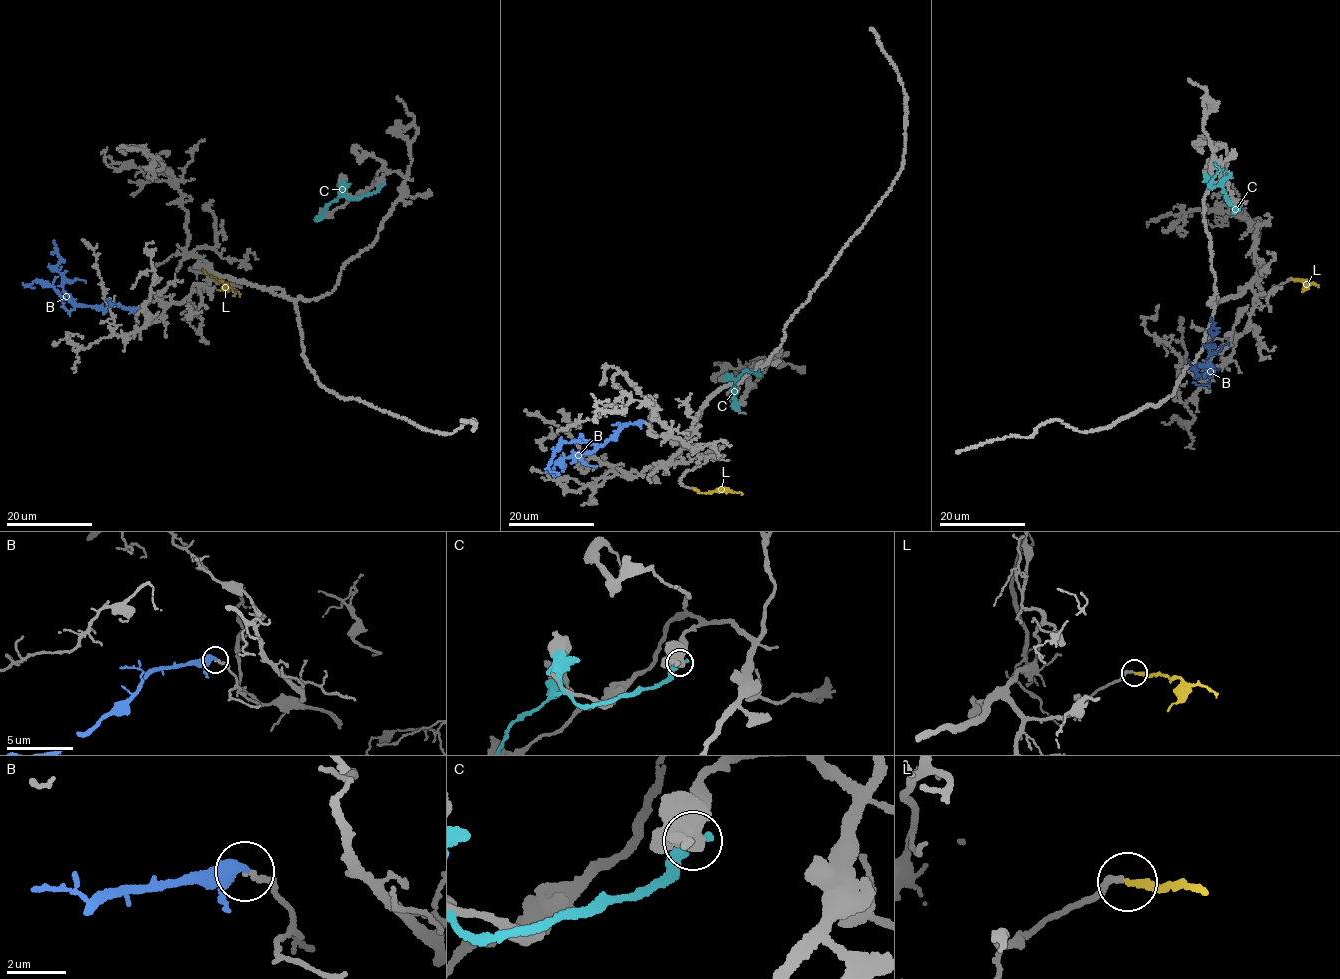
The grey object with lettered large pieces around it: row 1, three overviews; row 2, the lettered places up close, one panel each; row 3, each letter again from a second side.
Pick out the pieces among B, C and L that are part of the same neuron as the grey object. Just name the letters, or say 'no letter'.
L

